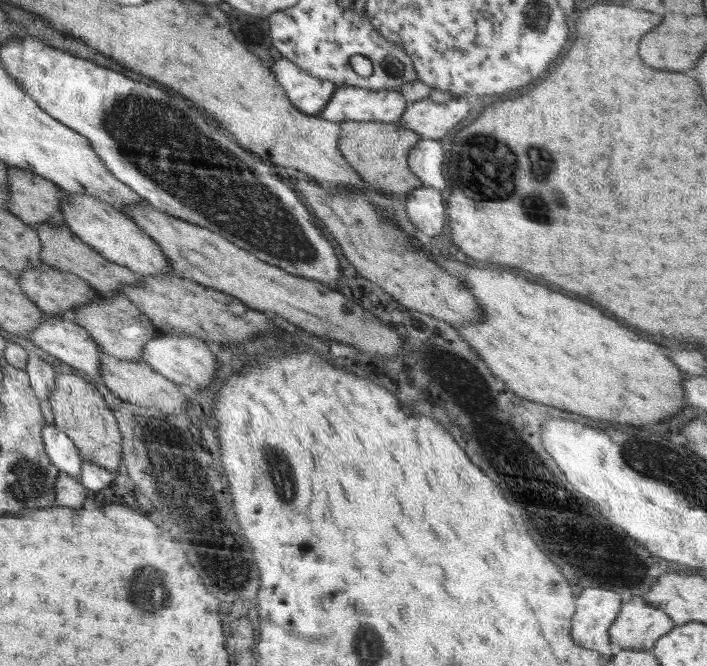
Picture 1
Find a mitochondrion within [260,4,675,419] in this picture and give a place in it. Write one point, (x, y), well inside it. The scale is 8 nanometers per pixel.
(491, 173)

